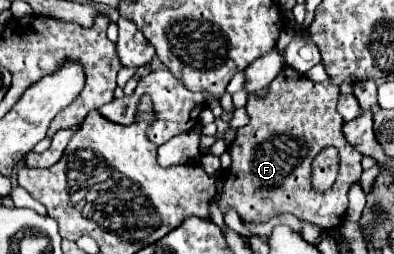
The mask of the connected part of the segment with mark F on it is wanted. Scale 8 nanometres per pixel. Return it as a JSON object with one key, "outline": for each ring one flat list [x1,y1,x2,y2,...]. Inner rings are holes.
{"outline":[[284,64,280,74,270,82,266,96,258,98,256,94,250,94,246,102,246,112,250,116,250,124,244,128,238,128,236,138,228,148,230,156,232,156,230,172,236,180,226,180,224,192,220,196,222,200,218,198,222,212,228,206,234,206,236,212,240,214,240,218,248,220,248,222,266,222,276,214,292,212,294,216,314,222,324,230,338,226,342,222,340,216,344,216,346,208,348,208,348,190,356,180,360,180,360,174,362,174,362,166,360,166,362,154,352,144,348,144,346,138,342,136,344,120,336,110,338,96,340,96,340,88,336,84,332,84,332,82,316,84,288,64],[324,146,336,146,342,154,342,162,340,162,340,170,338,170,338,178,336,178,334,186,318,194,310,186,310,162,316,156,316,152,320,152]]}

